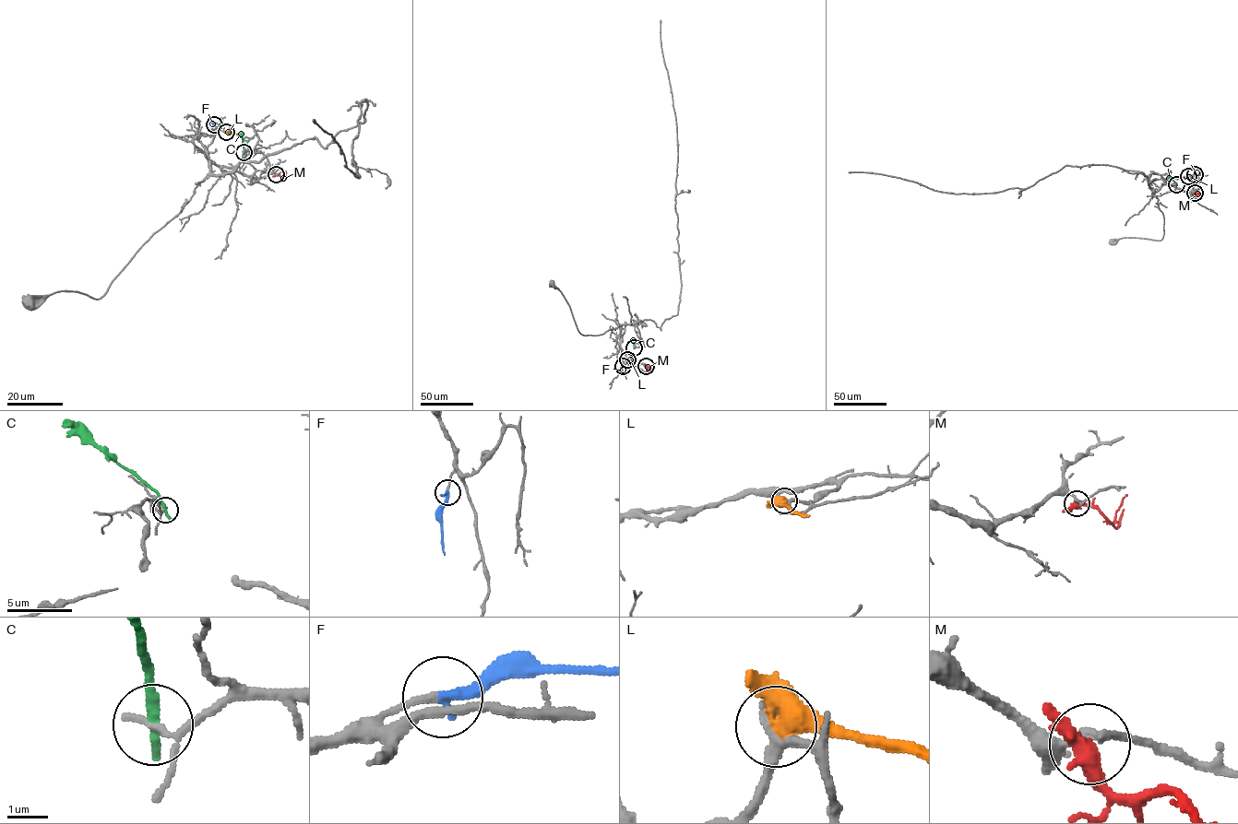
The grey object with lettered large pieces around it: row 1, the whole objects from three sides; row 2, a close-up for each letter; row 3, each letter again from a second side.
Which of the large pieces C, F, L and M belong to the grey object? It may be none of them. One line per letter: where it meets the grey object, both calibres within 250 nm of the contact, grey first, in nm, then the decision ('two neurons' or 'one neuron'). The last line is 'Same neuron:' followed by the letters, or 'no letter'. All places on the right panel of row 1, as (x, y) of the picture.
C: (1176, 184) | 130/320 nm | two neurons
F: (1195, 174) | 160/280 nm | one neuron
L: (1188, 176) | 240/500 nm | two neurons
M: (1195, 193) | 200/400 nm | two neurons
Same neuron: F

